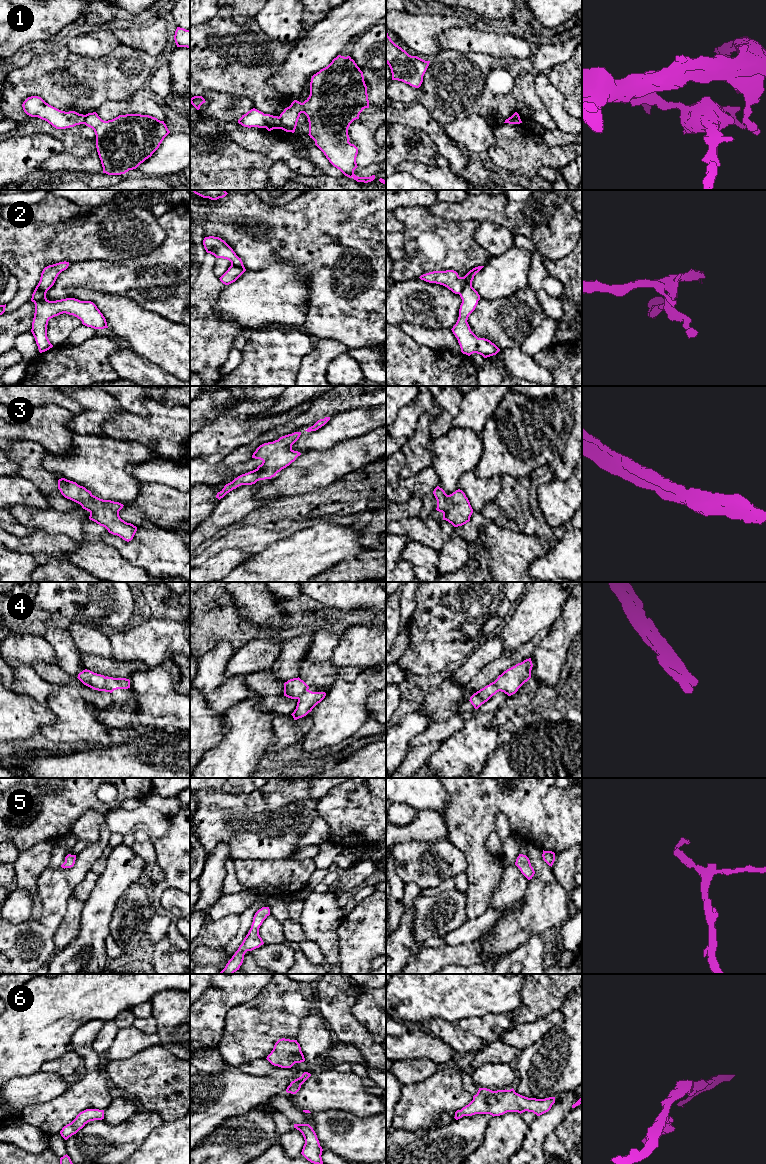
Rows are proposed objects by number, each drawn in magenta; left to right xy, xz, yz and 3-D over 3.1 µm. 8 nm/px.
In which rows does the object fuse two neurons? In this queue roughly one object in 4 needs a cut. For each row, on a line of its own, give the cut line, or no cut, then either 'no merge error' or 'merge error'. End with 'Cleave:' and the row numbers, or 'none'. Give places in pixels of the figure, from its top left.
1: cut in xz along (278, 117), (281, 128); merge error
2: cut in yz along (474, 268), (468, 275), (466, 283), (459, 294); merge error
3: no cut; no merge error
4: no cut; no merge error
5: no cut; no merge error
6: no cut; no merge error
Cleave: 1, 2

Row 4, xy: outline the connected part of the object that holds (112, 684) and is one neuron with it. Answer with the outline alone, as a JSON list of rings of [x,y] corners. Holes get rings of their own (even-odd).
[[[83,670],[77,677],[84,685],[98,691],[112,693],[117,689],[130,688],[130,680],[126,678],[113,678],[94,673],[90,670]]]

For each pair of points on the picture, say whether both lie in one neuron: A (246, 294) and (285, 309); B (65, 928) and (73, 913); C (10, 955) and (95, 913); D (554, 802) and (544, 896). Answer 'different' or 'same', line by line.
A: same
B: same
C: different
D: different

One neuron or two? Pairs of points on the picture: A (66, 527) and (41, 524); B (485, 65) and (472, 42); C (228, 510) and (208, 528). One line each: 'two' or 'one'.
A: one
B: two
C: one

